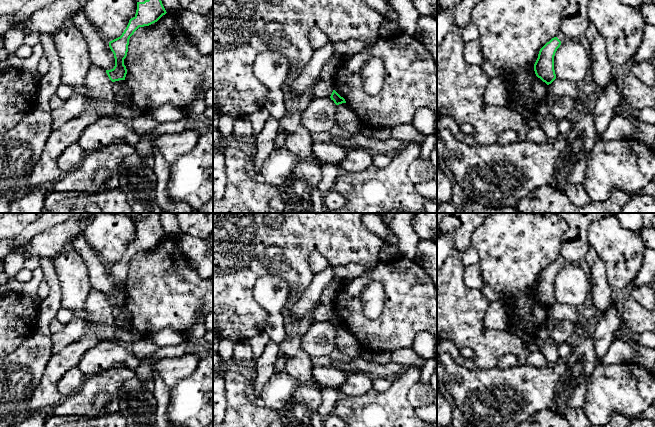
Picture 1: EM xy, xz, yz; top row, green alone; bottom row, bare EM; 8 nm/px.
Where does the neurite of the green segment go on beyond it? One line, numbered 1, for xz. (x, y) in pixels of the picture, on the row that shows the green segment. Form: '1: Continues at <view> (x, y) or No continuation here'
1: No continuation here

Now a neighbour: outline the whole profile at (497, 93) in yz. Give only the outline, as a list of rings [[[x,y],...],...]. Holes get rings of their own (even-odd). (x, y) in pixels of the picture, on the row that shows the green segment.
[[[502,77],[490,78],[483,98],[485,103],[489,106],[507,106],[510,102],[510,87]]]

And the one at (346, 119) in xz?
[[[342,103],[336,106],[336,126],[344,129],[346,132],[353,134],[363,125],[360,118],[353,112],[350,105]]]

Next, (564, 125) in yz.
[[[573,118],[558,120],[558,130],[560,131],[561,135],[565,136],[565,134],[571,129],[572,121]]]

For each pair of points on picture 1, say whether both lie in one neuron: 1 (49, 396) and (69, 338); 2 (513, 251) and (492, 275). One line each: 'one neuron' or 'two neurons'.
1: two neurons
2: one neuron

